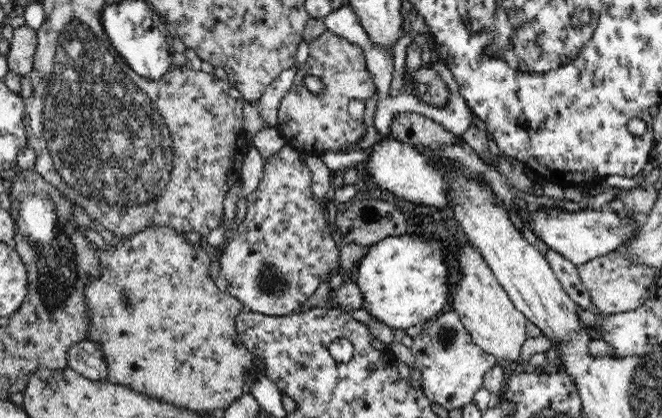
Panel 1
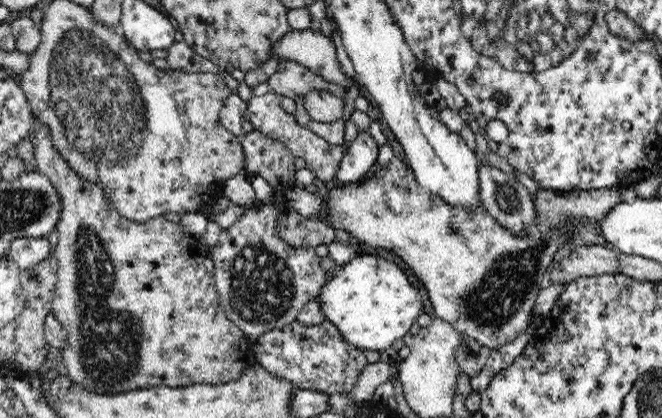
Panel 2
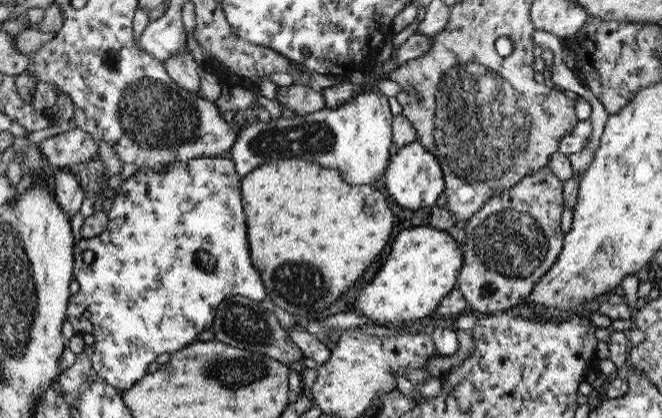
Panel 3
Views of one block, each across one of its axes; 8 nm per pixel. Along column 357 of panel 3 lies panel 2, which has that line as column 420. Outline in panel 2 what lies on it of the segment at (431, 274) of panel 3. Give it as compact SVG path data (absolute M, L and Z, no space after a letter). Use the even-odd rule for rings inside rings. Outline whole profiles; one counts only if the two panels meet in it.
M360 254L337 268L316 299L320 303L325 320L332 322L346 342L368 350L382 351L392 346L392 342L410 333L411 326L422 313L422 300L418 289L414 288L406 274L394 262L378 258L375 254Z

